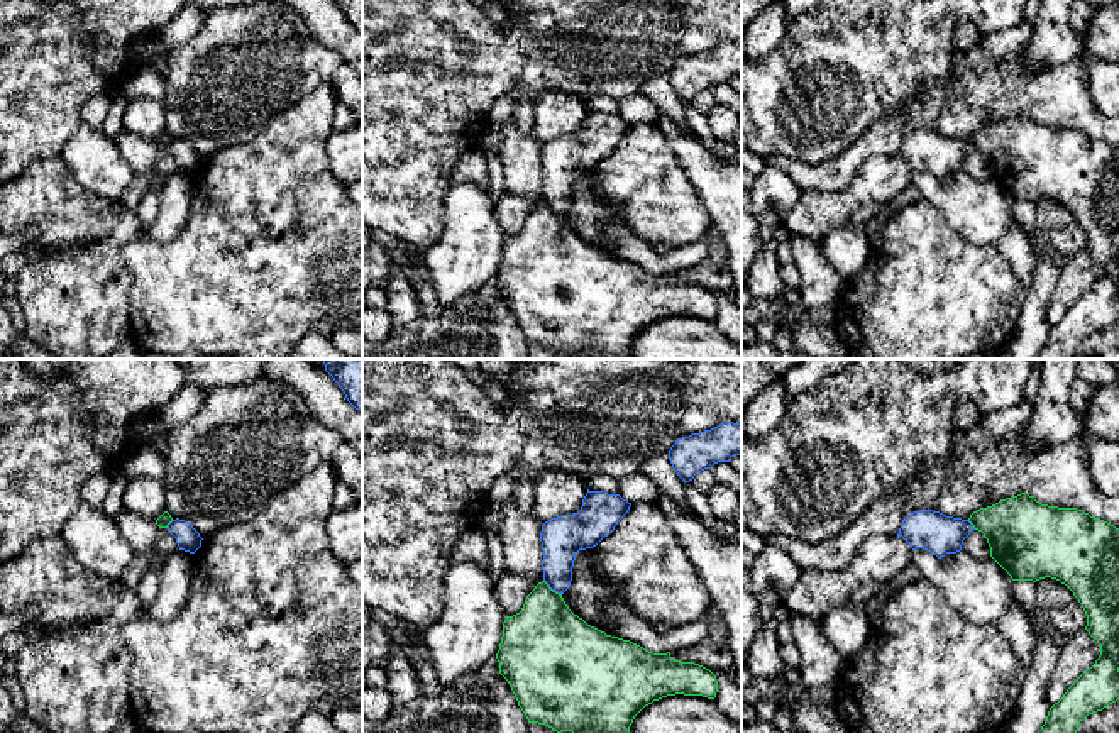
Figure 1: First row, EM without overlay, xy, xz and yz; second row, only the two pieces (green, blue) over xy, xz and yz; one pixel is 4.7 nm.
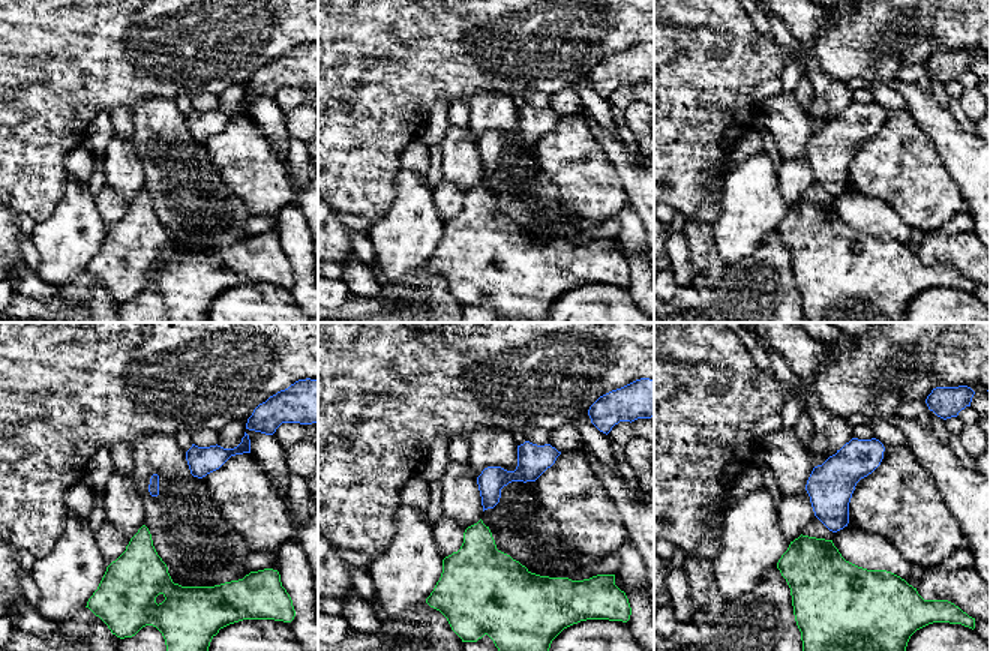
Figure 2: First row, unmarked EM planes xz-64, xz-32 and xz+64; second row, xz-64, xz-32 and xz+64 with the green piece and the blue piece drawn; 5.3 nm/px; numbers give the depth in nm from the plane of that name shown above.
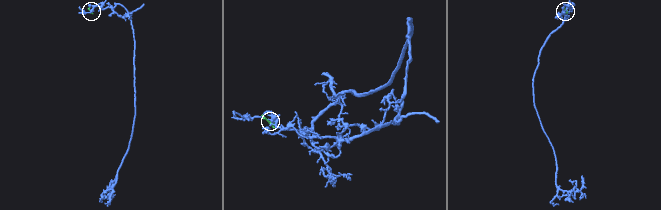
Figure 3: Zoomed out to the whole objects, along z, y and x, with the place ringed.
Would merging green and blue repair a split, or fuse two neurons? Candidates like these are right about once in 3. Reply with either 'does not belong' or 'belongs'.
does not belong

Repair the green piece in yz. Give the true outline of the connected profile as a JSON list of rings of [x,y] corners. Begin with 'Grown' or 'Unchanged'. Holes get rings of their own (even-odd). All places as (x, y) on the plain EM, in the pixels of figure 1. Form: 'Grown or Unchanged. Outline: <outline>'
Unchanged. Outline: [[[1028,113],[1000,120],[968,139],[982,152],[990,178],[1012,201],[1051,198],[1065,205],[1087,235],[1085,251],[1100,266],[1100,276],[1055,323],[1034,359],[1075,359],[1078,345],[1119,320],[1119,149],[1083,130],[1048,127]]]

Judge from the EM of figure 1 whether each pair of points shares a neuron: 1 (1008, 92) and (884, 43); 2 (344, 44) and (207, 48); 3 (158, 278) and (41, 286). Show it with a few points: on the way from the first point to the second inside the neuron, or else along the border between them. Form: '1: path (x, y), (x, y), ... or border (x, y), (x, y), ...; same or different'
1: border (945, 75), (925, 88), (915, 100); different
2: border (302, 17), (308, 33), (344, 61); different
3: border (132, 239), (122, 249), (132, 278), (131, 319); different

